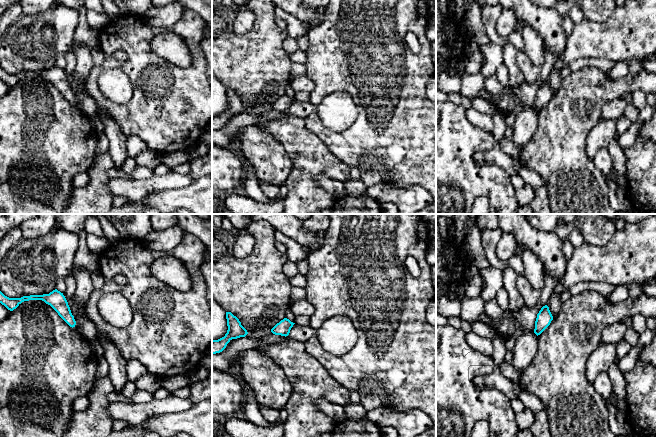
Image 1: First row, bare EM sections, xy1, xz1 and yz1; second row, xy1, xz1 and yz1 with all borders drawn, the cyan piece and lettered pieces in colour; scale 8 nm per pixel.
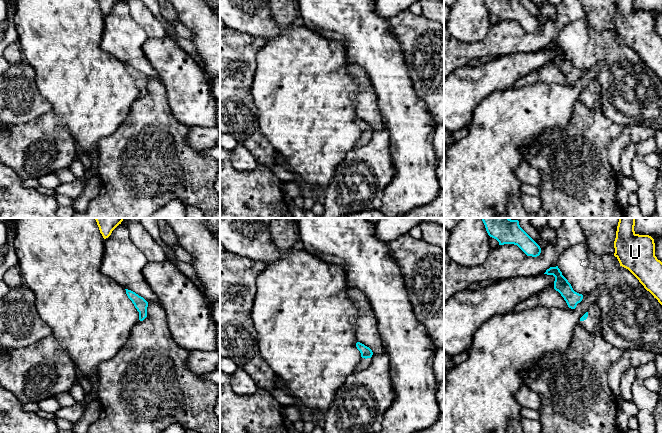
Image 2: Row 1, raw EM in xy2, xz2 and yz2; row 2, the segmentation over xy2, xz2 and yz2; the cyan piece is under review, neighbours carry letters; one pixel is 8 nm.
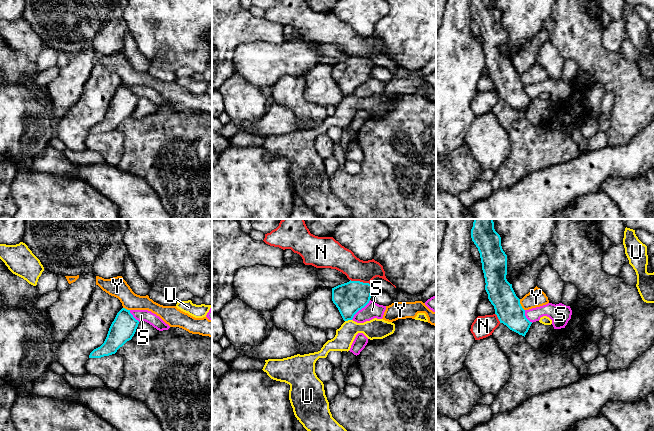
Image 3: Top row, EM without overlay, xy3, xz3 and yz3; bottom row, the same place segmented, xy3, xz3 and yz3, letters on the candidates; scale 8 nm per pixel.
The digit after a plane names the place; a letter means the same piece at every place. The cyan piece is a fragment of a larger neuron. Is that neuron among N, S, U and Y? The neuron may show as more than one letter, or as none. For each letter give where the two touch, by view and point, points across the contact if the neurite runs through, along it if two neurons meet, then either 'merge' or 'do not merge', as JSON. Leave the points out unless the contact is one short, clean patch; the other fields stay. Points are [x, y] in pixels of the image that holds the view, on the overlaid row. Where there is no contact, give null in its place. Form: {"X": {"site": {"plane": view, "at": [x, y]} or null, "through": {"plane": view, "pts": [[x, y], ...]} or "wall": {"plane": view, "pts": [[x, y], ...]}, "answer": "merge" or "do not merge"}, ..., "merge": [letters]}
{"N": {"site": {"plane": "xz3", "at": [359, 281]}, "answer": "do not merge"}, "S": {"site": {"plane": "xz3", "at": [360, 309]}, "wall": {"plane": "xz3", "pts": [[370, 300], [351, 319]]}, "answer": "do not merge"}, "U": {"site": {"plane": "xz3", "at": [348, 319]}, "wall": {"plane": "xz3", "pts": [[351, 319], [345, 321]]}, "answer": "do not merge"}, "Y": {"site": {"plane": "yz3", "at": [520, 305]}, "wall": {"plane": "yz3", "pts": [[519, 299], [519, 303], [524, 310]]}, "answer": "do not merge"}, "merge": []}

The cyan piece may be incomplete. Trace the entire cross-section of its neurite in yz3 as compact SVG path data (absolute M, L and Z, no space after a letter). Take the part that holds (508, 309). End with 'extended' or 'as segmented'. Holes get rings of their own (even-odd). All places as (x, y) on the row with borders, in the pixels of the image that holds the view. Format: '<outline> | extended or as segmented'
M474 219L471 229L471 238L480 253L482 270L485 278L485 290L488 299L494 306L495 314L500 323L506 325L510 330L525 337L532 322L525 316L525 310L520 304L520 299L516 296L512 284L507 279L507 255L501 246L501 237L494 229L493 219Z | as segmented

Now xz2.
M360 342L356 343L356 347L361 353L361 359L358 365L354 369L354 374L366 370L371 363L372 360L371 357L373 355L372 350Z | extended

